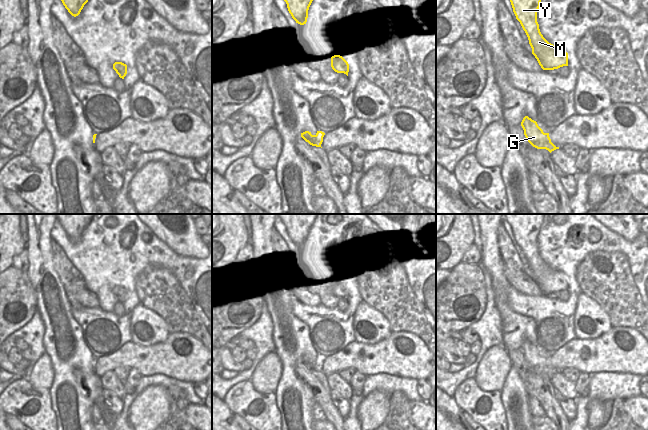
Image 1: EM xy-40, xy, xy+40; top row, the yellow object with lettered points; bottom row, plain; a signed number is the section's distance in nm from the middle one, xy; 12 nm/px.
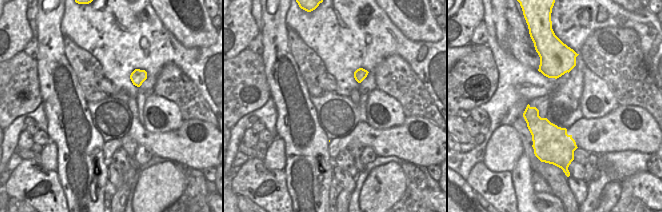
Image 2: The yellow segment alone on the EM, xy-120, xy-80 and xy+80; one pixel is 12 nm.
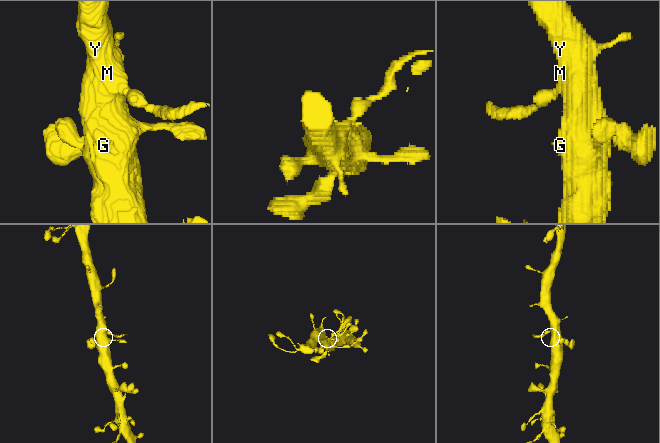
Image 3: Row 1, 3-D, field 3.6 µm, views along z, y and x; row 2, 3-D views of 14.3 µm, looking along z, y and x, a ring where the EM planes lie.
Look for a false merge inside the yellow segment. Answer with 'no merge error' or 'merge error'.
no merge error

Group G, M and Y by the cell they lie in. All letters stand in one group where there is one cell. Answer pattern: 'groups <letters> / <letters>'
groups G M Y

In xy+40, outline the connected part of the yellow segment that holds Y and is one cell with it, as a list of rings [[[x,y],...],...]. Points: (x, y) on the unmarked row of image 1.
[[[503,214],[510,224],[516,243],[525,255],[532,278],[543,294],[554,294],[568,290],[568,277],[549,267],[541,258],[537,246],[537,235],[544,214]]]

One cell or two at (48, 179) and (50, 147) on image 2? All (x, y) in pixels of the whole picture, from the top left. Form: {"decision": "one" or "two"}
{"decision": "two"}

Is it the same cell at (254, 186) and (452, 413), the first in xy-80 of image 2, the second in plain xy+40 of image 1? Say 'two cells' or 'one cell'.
two cells

